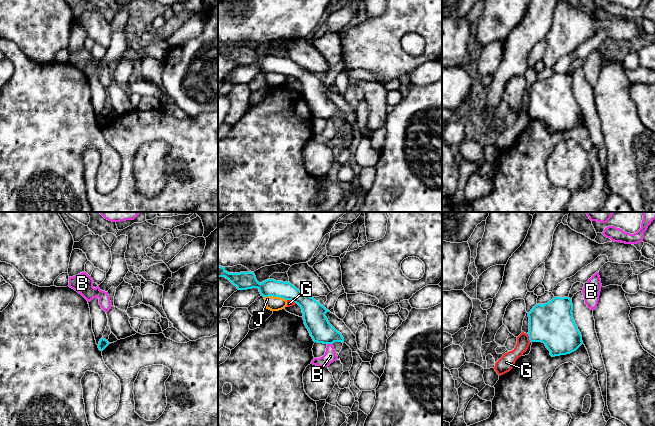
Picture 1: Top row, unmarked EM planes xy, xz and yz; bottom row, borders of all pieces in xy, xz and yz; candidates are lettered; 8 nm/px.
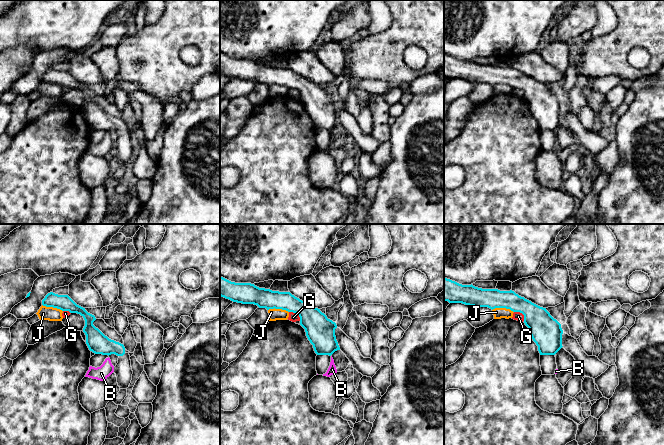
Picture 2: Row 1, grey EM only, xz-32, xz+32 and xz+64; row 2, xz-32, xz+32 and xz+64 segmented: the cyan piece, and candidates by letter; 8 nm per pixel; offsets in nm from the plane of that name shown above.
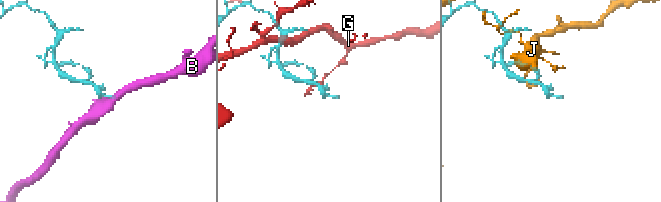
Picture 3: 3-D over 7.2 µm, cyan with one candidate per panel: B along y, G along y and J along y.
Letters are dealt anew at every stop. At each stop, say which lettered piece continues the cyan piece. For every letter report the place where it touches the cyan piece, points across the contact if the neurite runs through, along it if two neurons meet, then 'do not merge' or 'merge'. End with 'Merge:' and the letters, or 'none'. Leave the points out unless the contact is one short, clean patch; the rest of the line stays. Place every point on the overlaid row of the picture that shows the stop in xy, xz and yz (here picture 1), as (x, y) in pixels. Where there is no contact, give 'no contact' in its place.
B: contact xz (330, 343); border xz (327, 343), (332, 344); do not merge
G: contact yz (529, 338); border yz (527, 334), (530, 342); do not merge
J: contact xz (275, 296); border xz (264, 296), (279, 296), (286, 300); do not merge
Merge: none

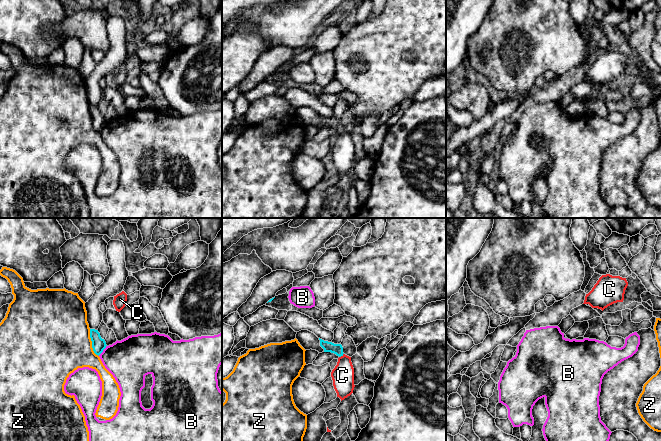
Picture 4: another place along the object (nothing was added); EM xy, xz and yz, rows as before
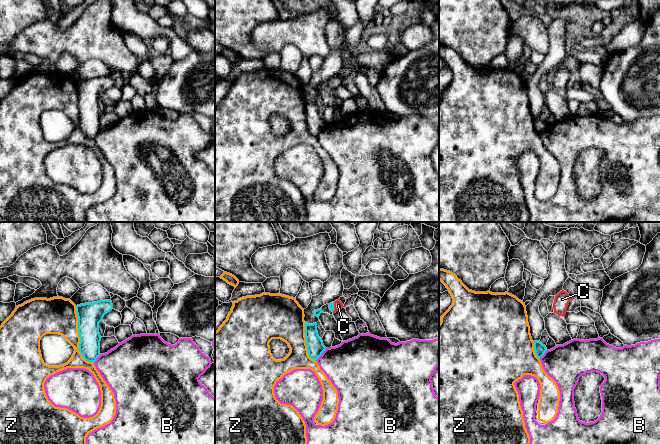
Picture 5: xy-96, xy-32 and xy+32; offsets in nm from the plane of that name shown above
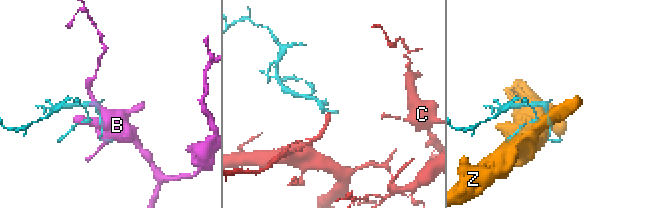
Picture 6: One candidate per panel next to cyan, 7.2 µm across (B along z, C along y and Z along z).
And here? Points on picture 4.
B: contact xy (103, 349); do not merge
C: contact xz (341, 355); way xz (337, 349), (341, 355), (342, 375); merge
Z: contact xy (92, 343); do not merge
Merge: C

